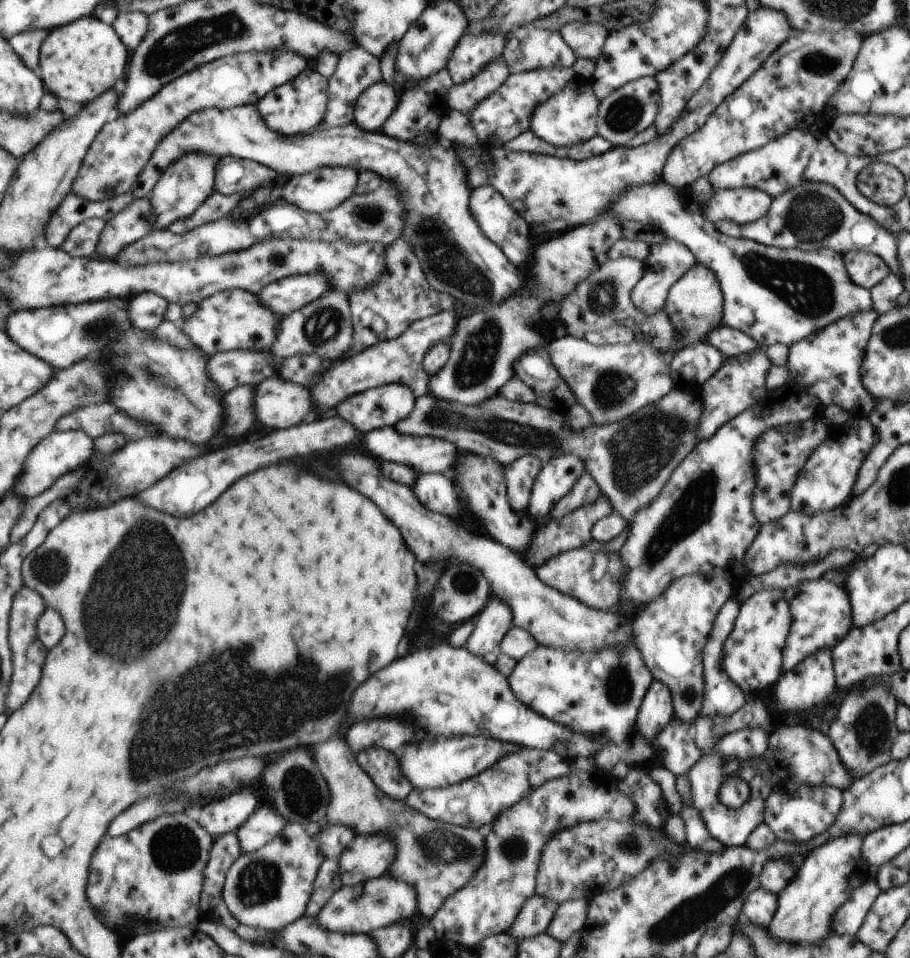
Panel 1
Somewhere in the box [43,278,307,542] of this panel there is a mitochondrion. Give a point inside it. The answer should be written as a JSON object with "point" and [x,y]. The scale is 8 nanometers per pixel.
{"point":[104,325]}

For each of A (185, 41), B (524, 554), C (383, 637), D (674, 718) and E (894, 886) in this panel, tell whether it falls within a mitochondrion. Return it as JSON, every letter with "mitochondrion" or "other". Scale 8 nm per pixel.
{"A":"mitochondrion","B":"other","C":"other","D":"other","E":"other"}

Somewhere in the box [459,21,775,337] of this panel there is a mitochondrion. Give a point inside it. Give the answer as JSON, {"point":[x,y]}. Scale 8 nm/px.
{"point":[629,112]}

